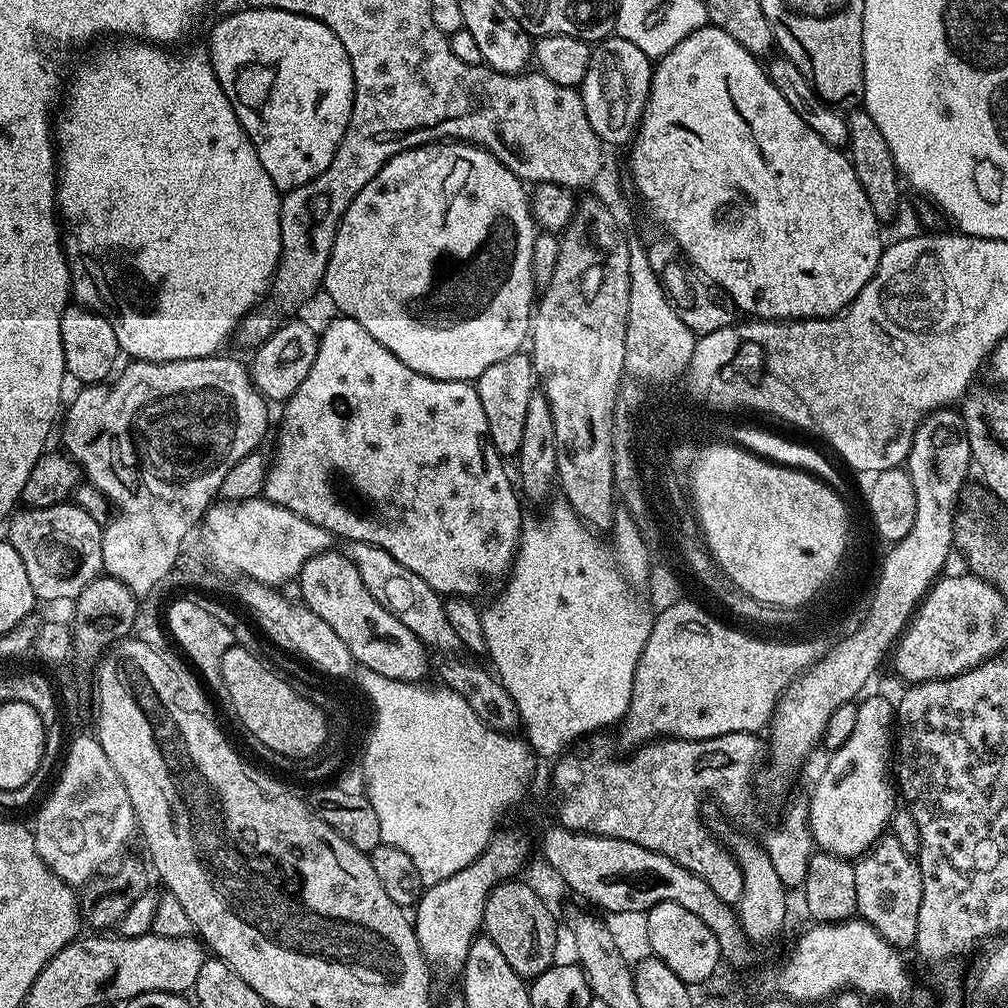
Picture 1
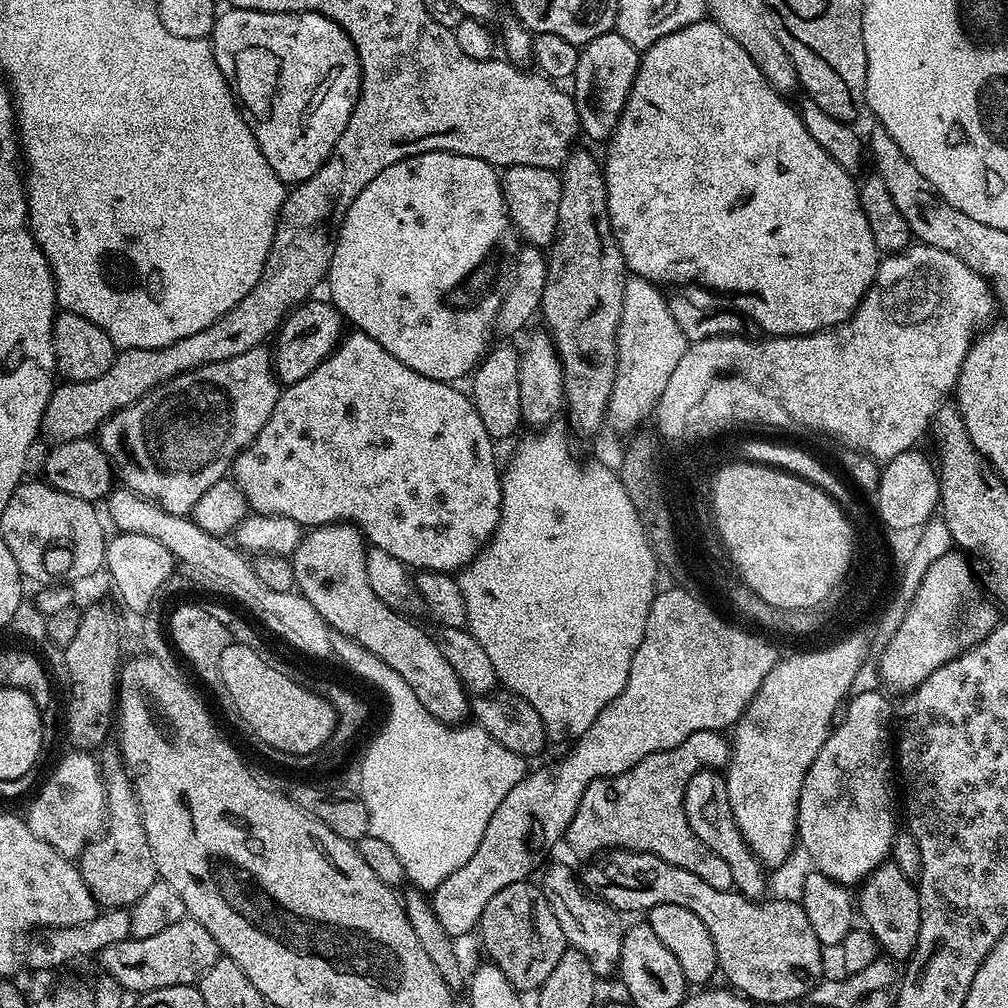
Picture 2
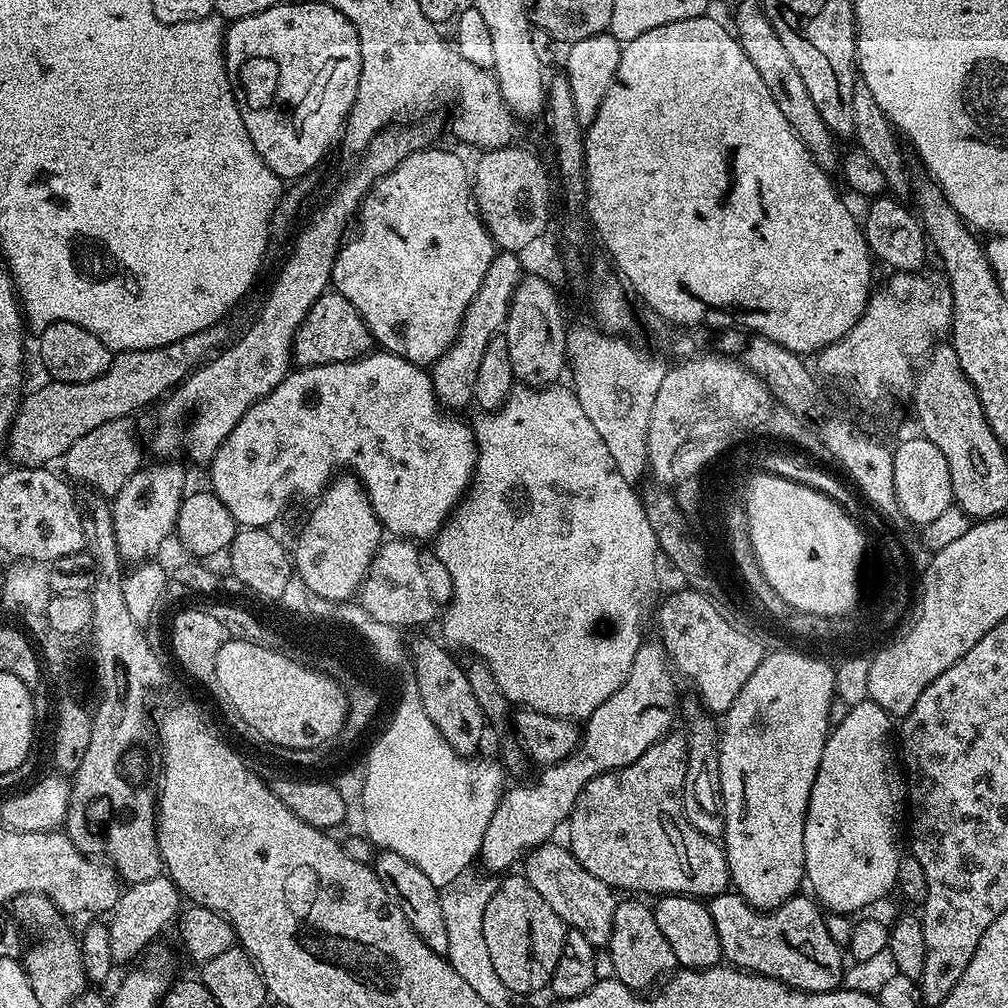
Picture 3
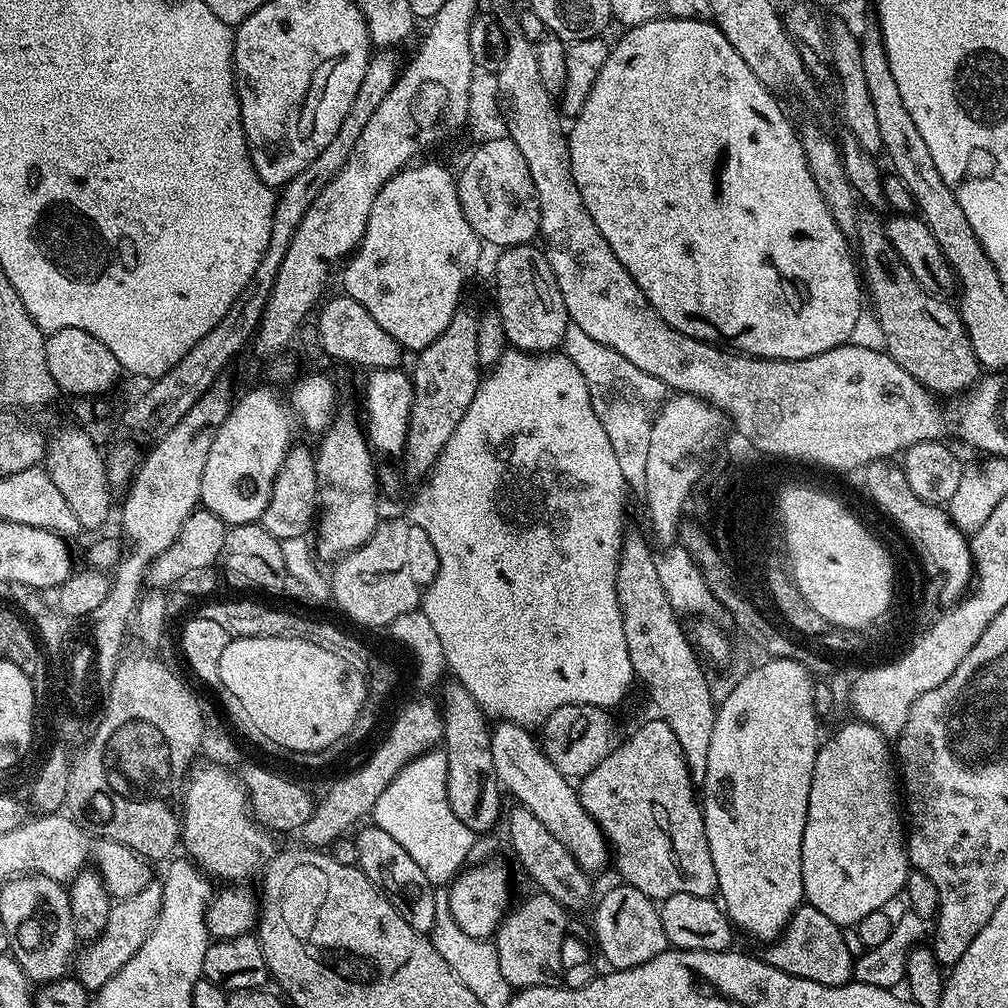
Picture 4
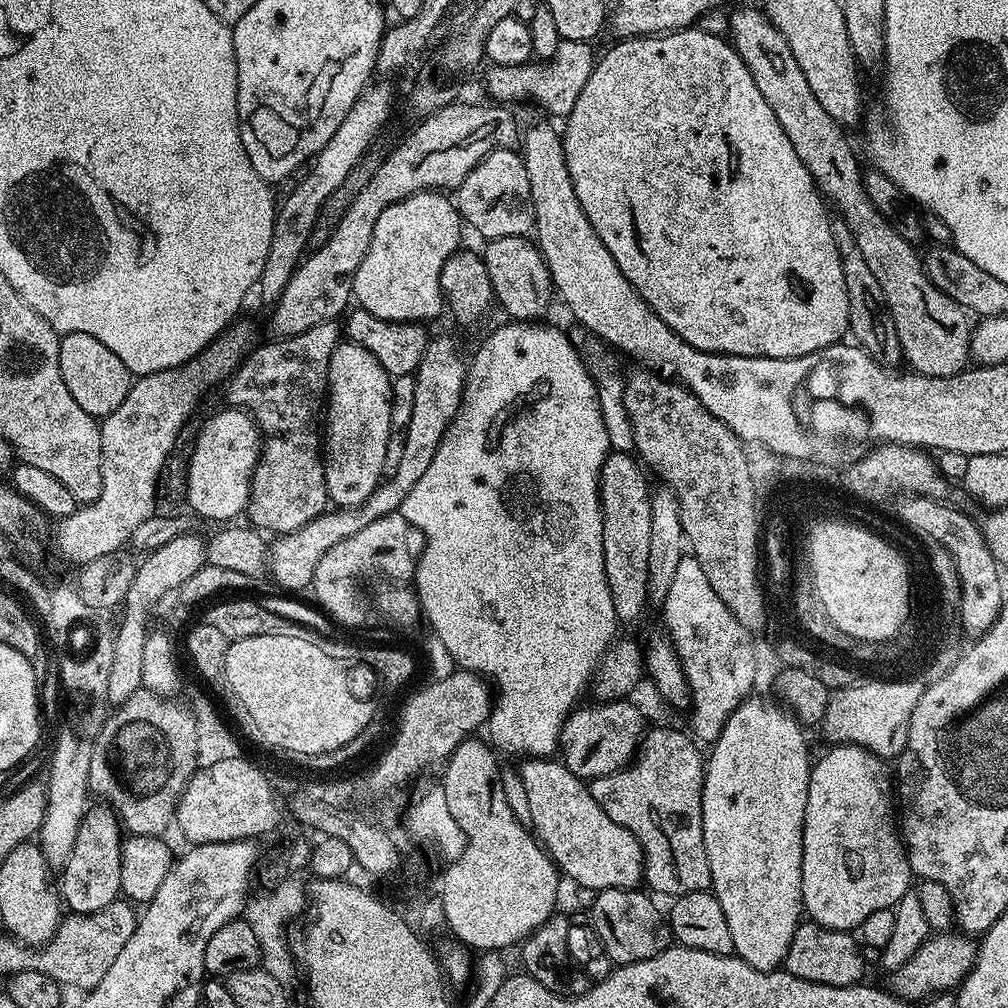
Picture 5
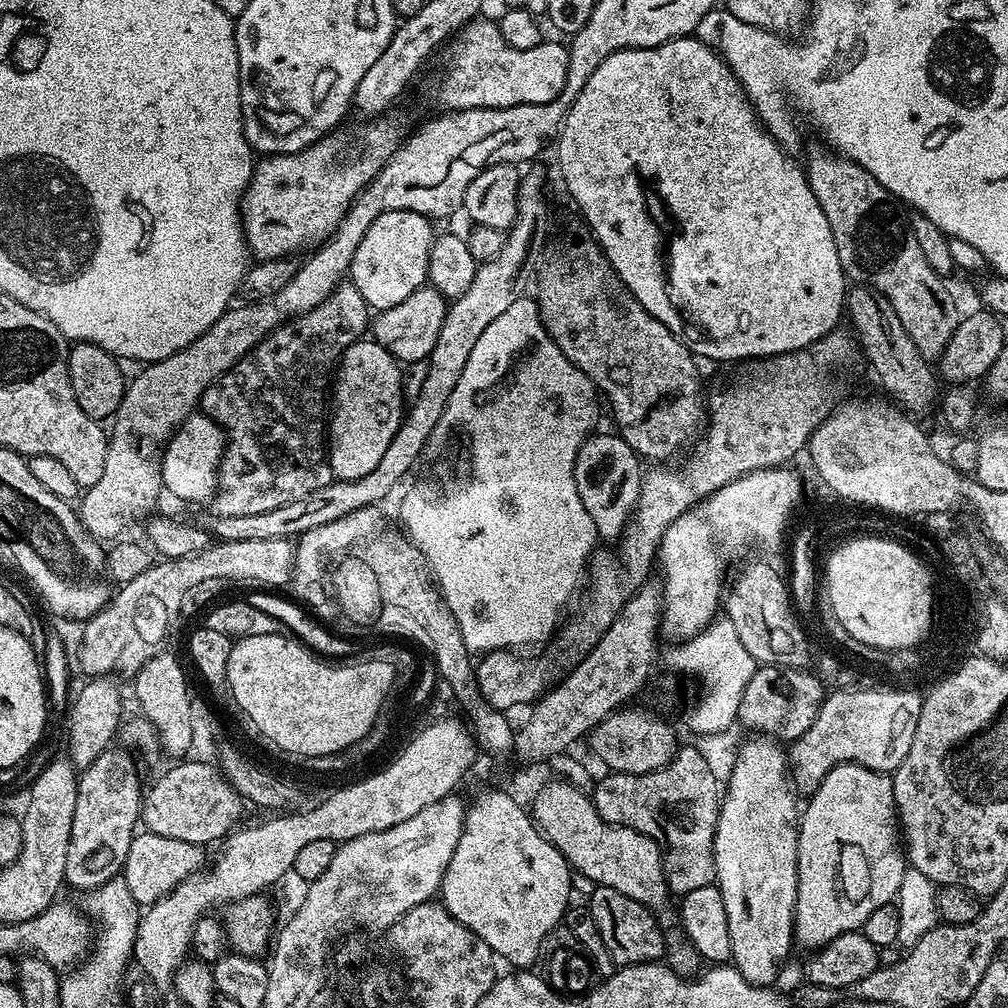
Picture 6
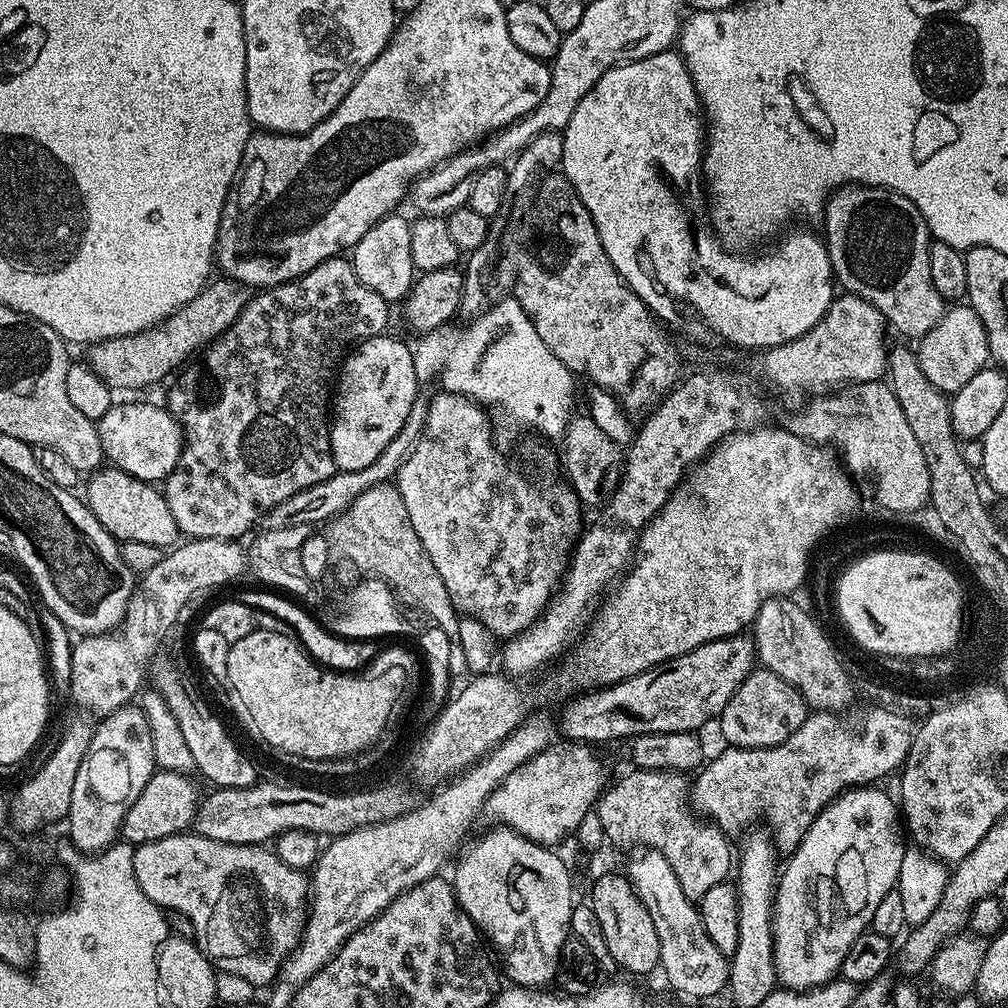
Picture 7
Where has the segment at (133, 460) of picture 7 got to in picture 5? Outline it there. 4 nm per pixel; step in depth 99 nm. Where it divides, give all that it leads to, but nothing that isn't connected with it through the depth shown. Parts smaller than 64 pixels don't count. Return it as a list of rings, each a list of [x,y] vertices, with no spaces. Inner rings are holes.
[[[224,406],[221,412],[210,417],[201,426],[188,456],[188,477],[184,480],[187,507],[204,522],[235,521],[239,517],[236,515],[239,512],[241,515],[250,503],[252,475],[260,460],[261,447],[262,433],[244,409]]]

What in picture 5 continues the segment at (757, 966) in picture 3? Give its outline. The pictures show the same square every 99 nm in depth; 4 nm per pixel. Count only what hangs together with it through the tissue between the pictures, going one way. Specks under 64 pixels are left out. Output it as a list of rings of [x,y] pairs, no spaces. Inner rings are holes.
[[[801,922],[790,942],[790,950],[786,954],[782,968],[794,978],[802,978],[806,982],[845,988],[865,979],[864,956],[860,953],[859,947],[861,948],[861,945],[851,931],[823,928],[815,922]]]

